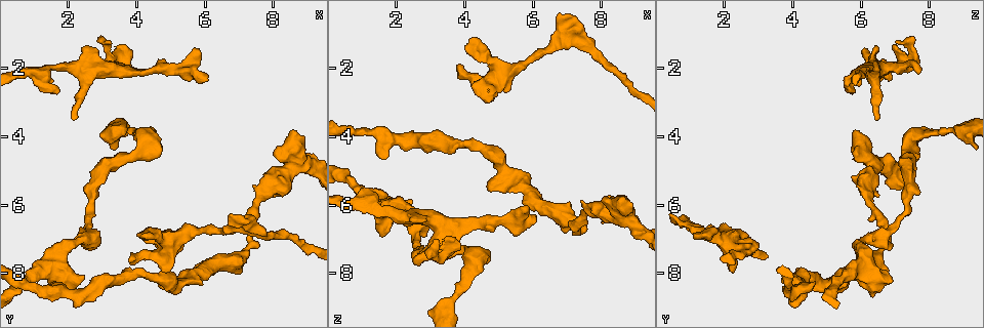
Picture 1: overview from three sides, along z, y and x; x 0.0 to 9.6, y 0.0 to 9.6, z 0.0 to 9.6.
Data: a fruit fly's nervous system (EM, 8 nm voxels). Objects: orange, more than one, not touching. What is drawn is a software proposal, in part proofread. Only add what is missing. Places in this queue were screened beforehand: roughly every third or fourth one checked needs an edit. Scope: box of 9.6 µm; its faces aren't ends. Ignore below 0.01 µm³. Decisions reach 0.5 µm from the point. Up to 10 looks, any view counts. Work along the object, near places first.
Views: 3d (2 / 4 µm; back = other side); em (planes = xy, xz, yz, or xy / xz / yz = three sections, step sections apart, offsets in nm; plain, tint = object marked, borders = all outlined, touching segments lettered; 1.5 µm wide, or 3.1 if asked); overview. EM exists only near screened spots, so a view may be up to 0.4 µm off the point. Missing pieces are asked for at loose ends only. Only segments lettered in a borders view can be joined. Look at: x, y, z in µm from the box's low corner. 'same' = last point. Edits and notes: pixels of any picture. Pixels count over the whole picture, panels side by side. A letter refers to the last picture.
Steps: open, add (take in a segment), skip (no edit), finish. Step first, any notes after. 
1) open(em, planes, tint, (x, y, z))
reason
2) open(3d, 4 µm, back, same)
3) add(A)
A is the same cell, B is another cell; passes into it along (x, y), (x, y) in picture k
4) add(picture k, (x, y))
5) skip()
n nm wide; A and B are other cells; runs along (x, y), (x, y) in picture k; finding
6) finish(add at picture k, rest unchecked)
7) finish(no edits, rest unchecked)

open(em, xy, step 8, borders, (1.60, 8.20, 4.70))
free end

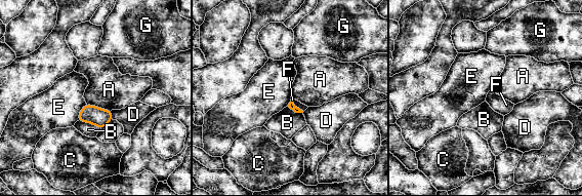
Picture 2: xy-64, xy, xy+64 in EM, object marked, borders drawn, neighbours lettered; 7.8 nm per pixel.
open(em, planes, borders, same)

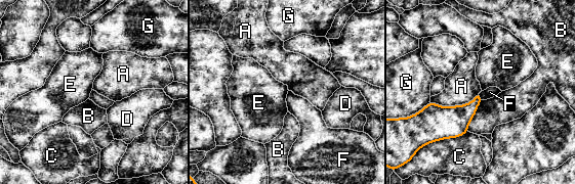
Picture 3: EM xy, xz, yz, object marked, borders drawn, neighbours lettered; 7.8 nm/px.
skip()
A, B, C, D, E, F and G are other cells; no lettered segment goes on from it

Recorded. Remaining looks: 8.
open(em, xy, step 8, borders, (3.85, 7.70, 1.90))
free end

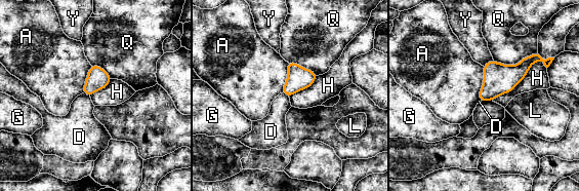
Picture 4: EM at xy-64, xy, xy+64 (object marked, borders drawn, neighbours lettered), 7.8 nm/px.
skip()
A, D, G, H, L, Q and Y are other cells; none of them fits

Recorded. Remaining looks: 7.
open(3d, 2 µm, (2.50, 1.35, 6.45))
branch stops here

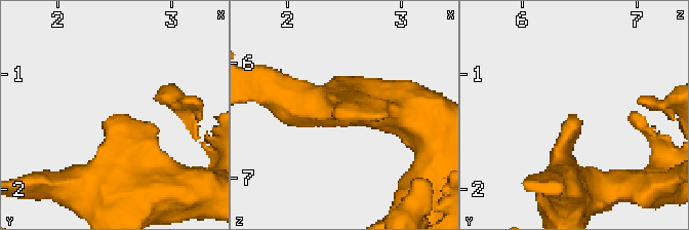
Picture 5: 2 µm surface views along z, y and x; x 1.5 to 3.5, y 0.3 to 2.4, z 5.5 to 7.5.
open(em, xz, step 8, borders, (2.46, 1.40, 6.50))

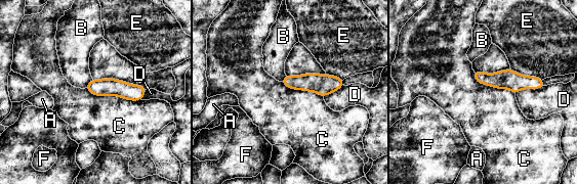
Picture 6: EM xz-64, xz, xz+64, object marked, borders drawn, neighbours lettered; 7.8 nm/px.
open(em, yz, step 4, borders, same)

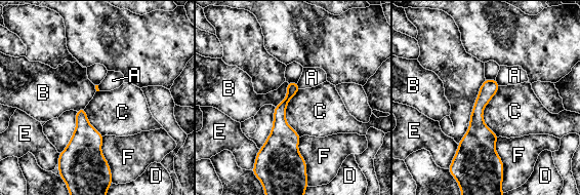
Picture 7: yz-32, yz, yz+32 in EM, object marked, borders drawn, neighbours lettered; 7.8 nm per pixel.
skip()
C touches over 400 nm; A, B, C, D, E and F are other cells; border along (297, 82), (300, 88) in picture 7; no lettered segment goes on from it

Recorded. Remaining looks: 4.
open(em, planes, tint, (5.65, 1.45, 6.05))
an open end

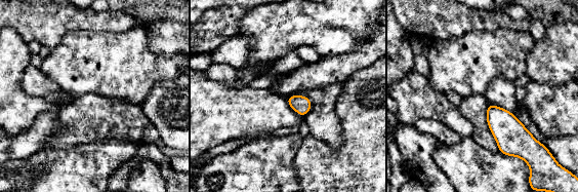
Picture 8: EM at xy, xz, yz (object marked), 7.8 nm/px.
open(em, planes, borders, same)

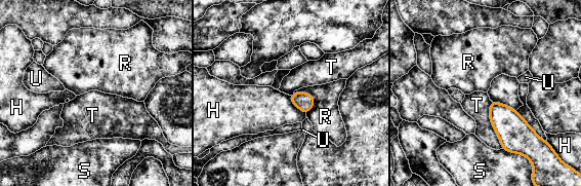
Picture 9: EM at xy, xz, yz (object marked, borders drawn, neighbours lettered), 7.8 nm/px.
skip()
130 nm wide; H, R, S, T and U are other cells; border along (490, 101), (489, 119), (502, 148) in picture 9; none of them fits

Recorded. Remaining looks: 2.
finish(no edits, rest unchecked)

